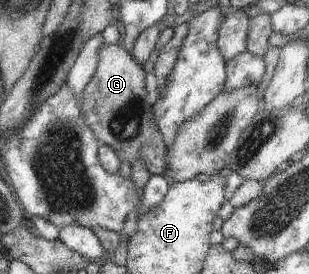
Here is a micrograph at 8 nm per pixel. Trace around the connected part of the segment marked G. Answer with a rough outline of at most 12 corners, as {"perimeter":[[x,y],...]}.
{"perimeter":[[120,43],[99,48],[79,98],[121,163],[163,175],[166,145],[146,73]]}

